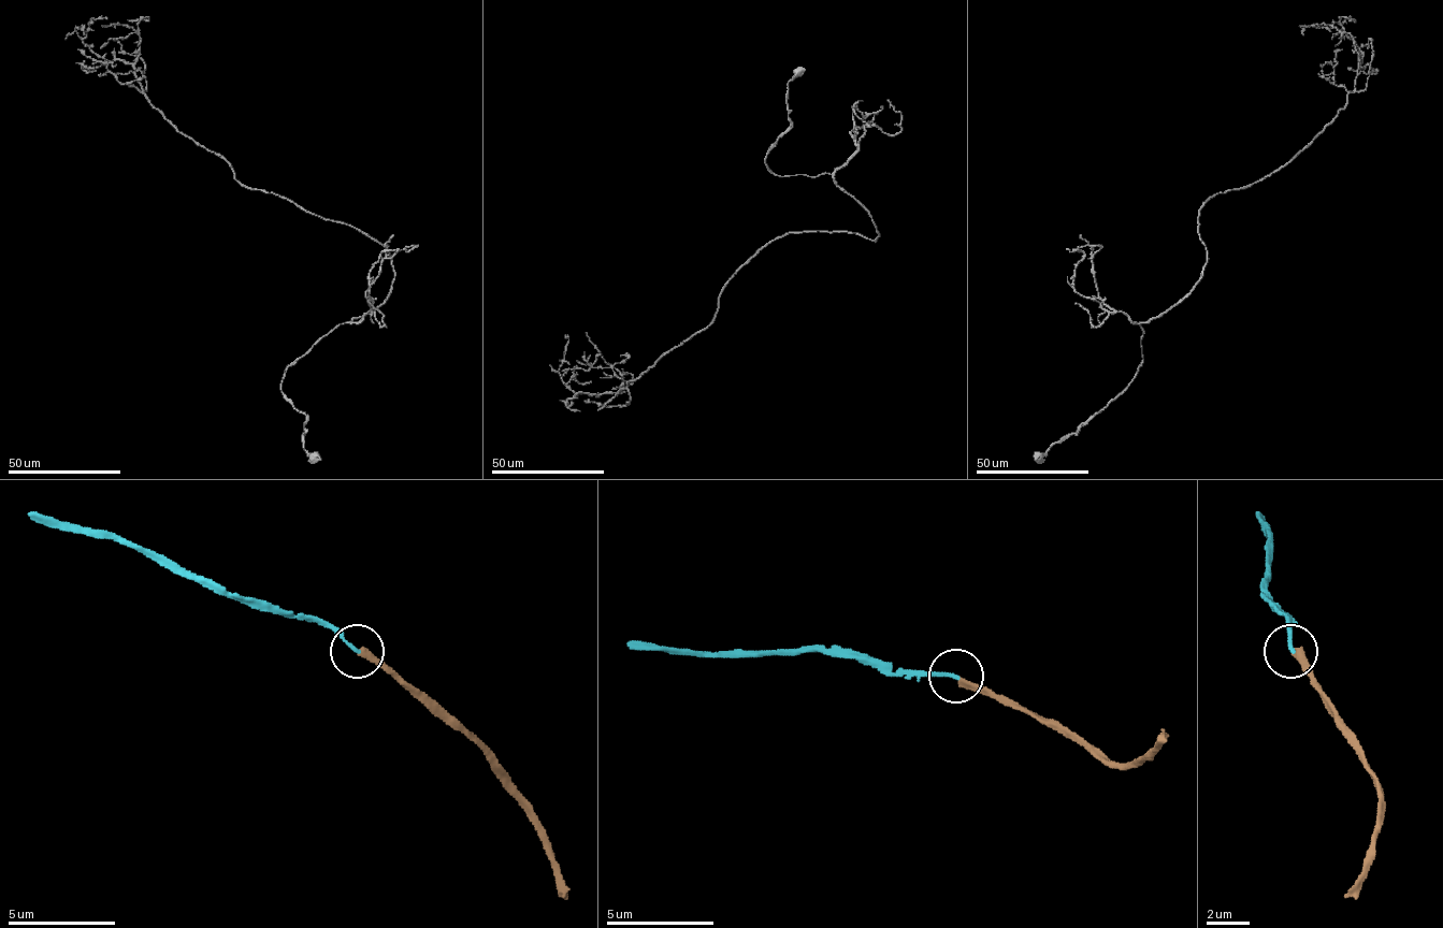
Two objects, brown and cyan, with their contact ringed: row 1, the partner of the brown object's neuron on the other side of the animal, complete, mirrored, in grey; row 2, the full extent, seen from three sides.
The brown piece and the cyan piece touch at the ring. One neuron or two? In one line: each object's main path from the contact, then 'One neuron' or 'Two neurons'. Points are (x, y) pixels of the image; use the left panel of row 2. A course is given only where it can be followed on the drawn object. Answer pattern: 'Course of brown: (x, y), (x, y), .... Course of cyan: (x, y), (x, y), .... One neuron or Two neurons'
Course of brown: (356, 653), (372, 653), (420, 691), (485, 755), (511, 798), (528, 814), (565, 900). Course of cyan: (356, 653), (329, 625), (226, 598), (129, 545), (48, 528), (27, 512). One neuron

